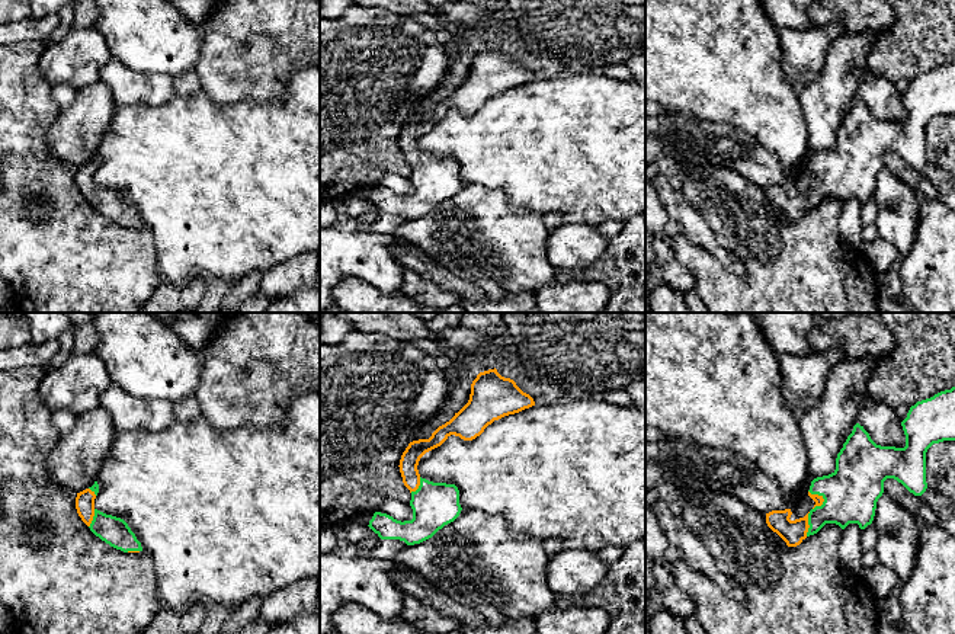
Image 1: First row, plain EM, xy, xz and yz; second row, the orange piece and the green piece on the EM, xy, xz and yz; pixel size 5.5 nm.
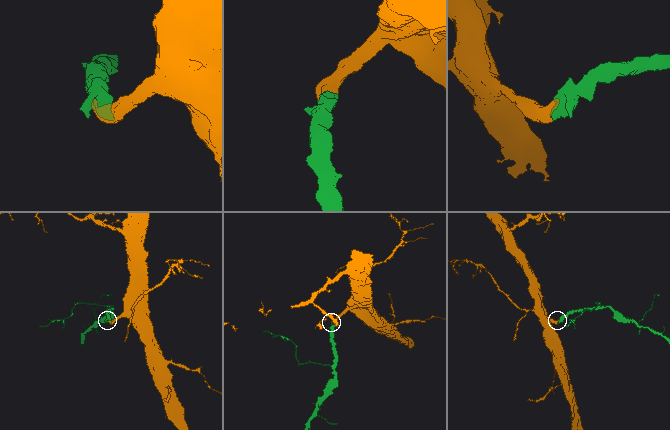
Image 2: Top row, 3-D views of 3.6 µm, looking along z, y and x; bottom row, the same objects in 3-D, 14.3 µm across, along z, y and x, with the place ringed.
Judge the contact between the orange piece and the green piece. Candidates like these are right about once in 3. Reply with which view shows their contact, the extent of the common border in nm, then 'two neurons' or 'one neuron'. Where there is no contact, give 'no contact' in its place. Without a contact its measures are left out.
meets orange in yz; contact 140 nm long; one neuron

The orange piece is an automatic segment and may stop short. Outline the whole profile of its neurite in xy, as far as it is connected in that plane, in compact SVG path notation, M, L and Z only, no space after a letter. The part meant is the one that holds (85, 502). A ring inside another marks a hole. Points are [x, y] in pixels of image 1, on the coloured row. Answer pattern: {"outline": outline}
{"outline": "M97 481L92 487L77 493L76 509L81 521L96 537L110 547L124 553L142 551L141 542L124 519L106 515L94 507L97 493Z"}

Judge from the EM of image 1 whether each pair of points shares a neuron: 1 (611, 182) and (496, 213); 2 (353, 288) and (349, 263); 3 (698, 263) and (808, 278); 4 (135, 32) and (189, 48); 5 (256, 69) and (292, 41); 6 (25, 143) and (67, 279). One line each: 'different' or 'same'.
1: different
2: different
3: same
4: same
5: same
6: same

